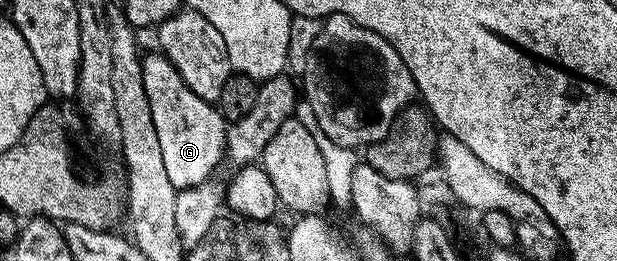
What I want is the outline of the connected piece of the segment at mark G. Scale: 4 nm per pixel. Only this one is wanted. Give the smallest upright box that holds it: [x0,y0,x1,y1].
[142,51,226,191]

